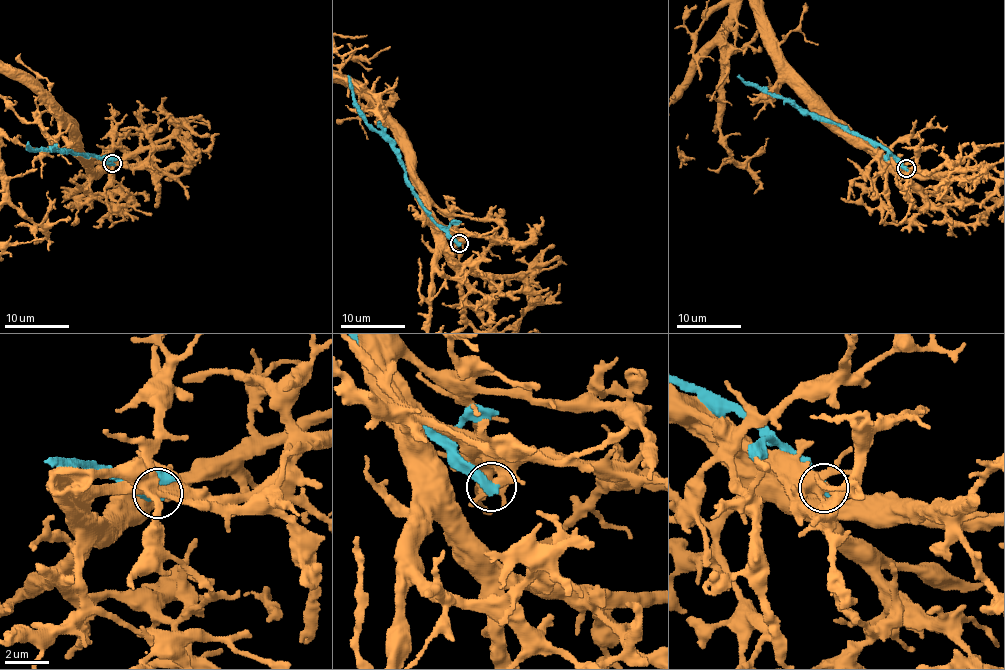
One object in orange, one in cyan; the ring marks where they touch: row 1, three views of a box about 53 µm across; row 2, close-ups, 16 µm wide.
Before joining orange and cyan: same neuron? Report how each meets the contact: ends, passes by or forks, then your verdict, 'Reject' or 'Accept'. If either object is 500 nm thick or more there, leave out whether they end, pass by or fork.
Reject

